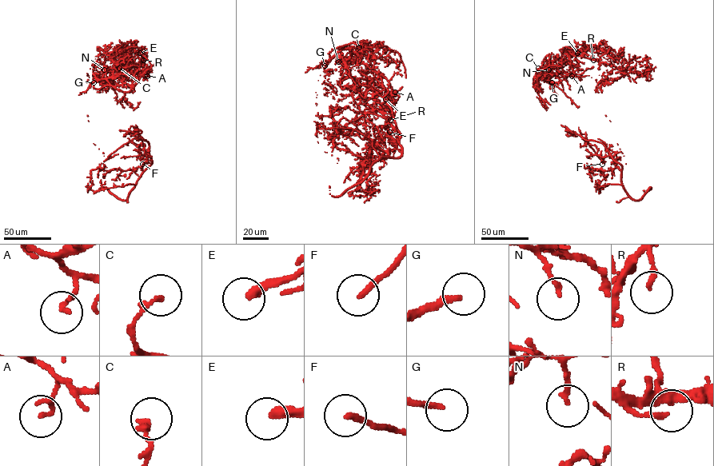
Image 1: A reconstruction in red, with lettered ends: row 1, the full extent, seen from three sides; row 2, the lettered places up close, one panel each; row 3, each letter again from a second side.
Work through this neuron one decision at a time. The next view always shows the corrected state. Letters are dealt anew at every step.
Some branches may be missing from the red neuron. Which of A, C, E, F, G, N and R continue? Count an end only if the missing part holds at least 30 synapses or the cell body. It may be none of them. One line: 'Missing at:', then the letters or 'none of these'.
Missing at: E, F, G

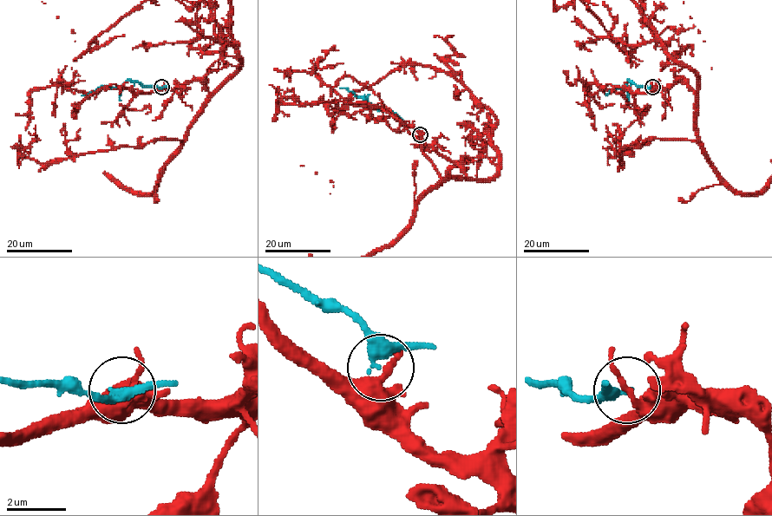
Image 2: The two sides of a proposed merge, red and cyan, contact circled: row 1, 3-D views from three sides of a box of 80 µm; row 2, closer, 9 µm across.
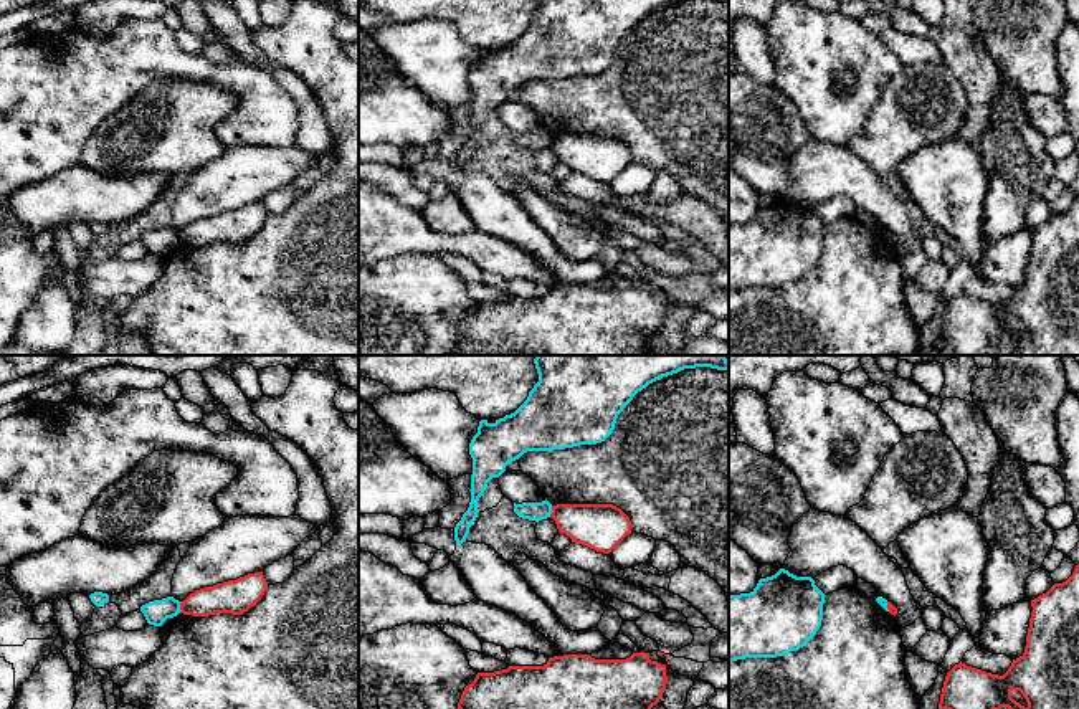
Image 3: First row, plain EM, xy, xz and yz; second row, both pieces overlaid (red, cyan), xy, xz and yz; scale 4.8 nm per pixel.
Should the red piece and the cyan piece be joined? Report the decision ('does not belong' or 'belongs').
does not belong

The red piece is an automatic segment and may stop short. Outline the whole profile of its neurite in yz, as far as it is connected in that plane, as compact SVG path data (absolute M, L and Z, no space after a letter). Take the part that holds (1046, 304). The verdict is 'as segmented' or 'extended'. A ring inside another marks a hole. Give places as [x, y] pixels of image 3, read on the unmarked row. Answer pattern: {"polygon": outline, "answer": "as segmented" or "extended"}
{"polygon": "M1079 193L1066 212L1054 213L1046 223L1031 230L1031 236L1024 283L1013 289L1003 306L962 291L947 302L939 340L950 340L957 355L990 355L991 344L1001 337L1013 342L1016 355L1079 355Z", "answer": "as segmented"}

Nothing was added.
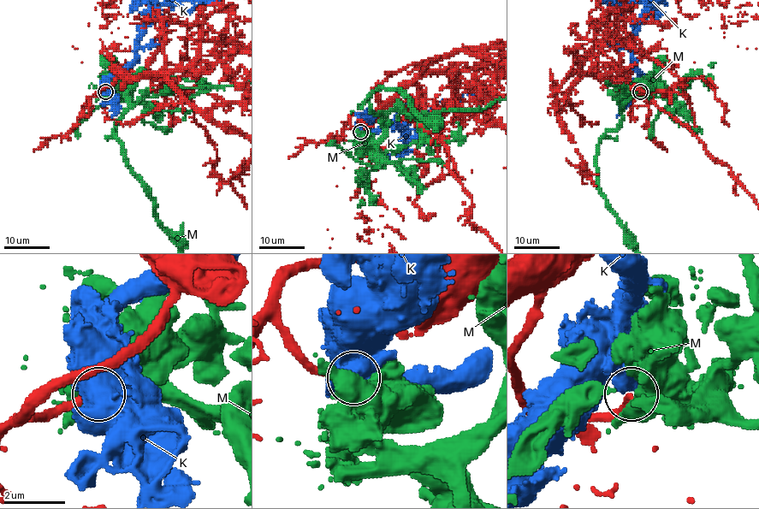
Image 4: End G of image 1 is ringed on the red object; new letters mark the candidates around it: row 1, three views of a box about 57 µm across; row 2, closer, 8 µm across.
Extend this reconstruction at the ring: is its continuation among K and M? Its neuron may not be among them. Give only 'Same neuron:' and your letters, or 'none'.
Same neuron: none

